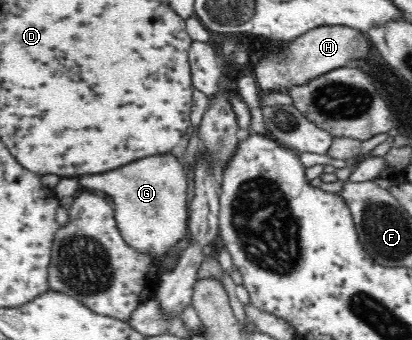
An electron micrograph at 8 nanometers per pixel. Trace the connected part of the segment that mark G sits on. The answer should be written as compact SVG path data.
M169 152L139 158L137 162L101 174L83 175L78 180L82 188L96 189L110 197L113 218L126 245L151 257L157 263L159 275L173 270L164 266L164 259L168 259L174 247L189 235L188 191L181 160Z

